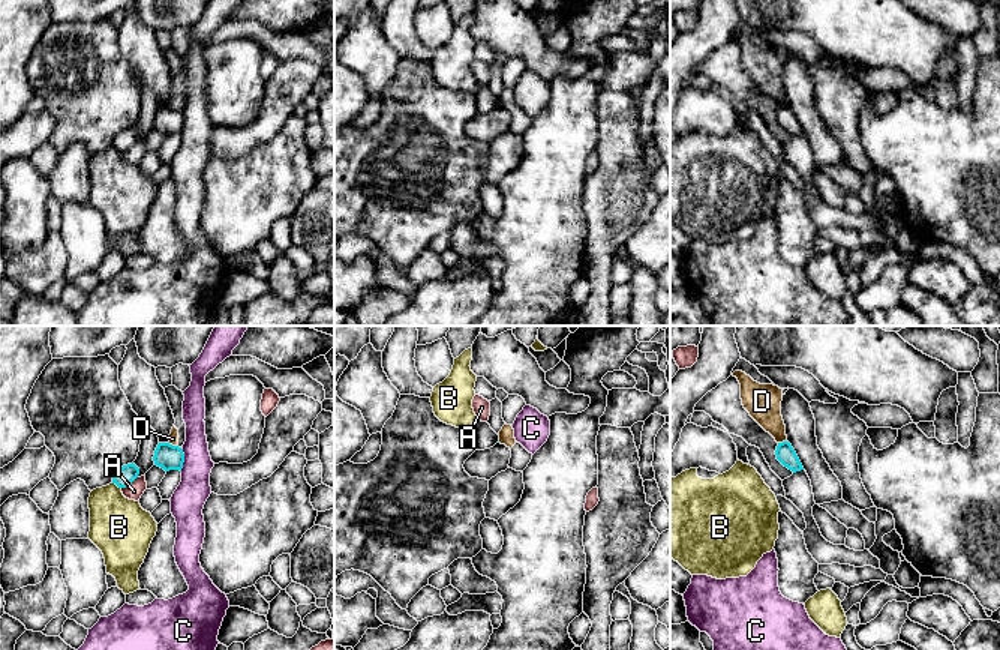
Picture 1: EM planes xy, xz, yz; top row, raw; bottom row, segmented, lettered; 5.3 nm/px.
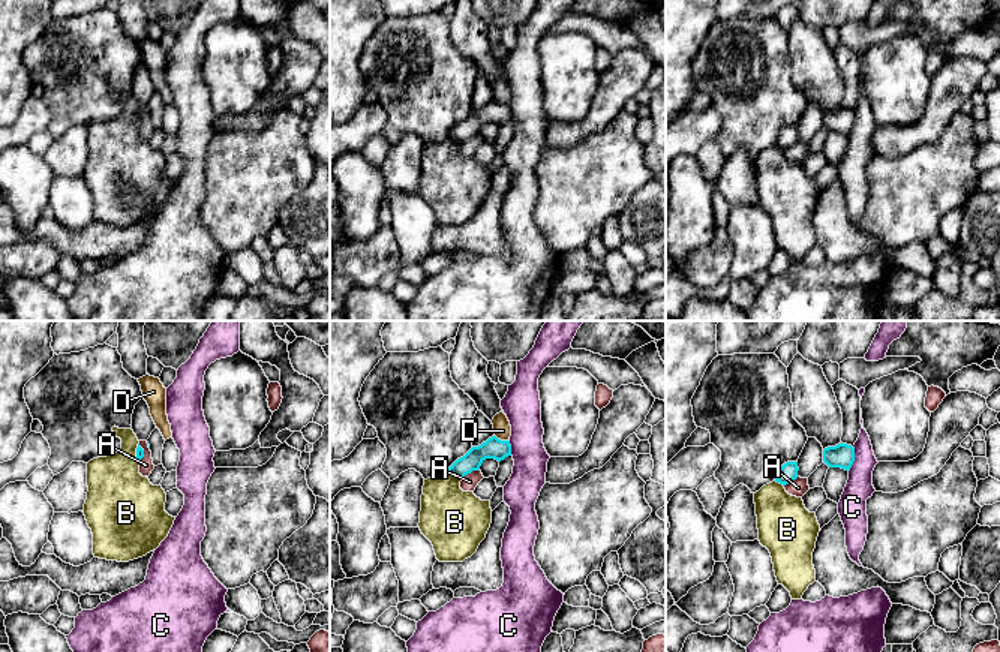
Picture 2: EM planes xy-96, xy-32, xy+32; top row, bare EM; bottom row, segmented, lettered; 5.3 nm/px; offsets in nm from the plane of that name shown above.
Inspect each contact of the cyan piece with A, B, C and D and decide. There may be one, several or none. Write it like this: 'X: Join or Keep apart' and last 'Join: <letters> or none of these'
A: Keep apart
B: Keep apart
C: Keep apart
D: Keep apart
Join: none of these

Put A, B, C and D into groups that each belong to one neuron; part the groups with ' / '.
A / B / C / D

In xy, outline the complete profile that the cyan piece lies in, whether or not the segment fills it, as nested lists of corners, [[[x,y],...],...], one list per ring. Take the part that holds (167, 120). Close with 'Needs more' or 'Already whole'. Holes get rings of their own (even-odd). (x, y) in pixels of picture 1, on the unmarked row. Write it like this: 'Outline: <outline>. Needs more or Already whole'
Outline: [[[159,107],[154,120],[154,129],[163,132],[165,135],[169,134],[180,134],[183,132],[184,117],[183,113],[178,110],[172,110],[169,107]]]. Already whole

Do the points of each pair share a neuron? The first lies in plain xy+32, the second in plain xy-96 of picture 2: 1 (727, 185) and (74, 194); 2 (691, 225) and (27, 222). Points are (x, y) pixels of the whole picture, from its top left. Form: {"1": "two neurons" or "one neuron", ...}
{"1": "two neurons", "2": "one neuron"}

